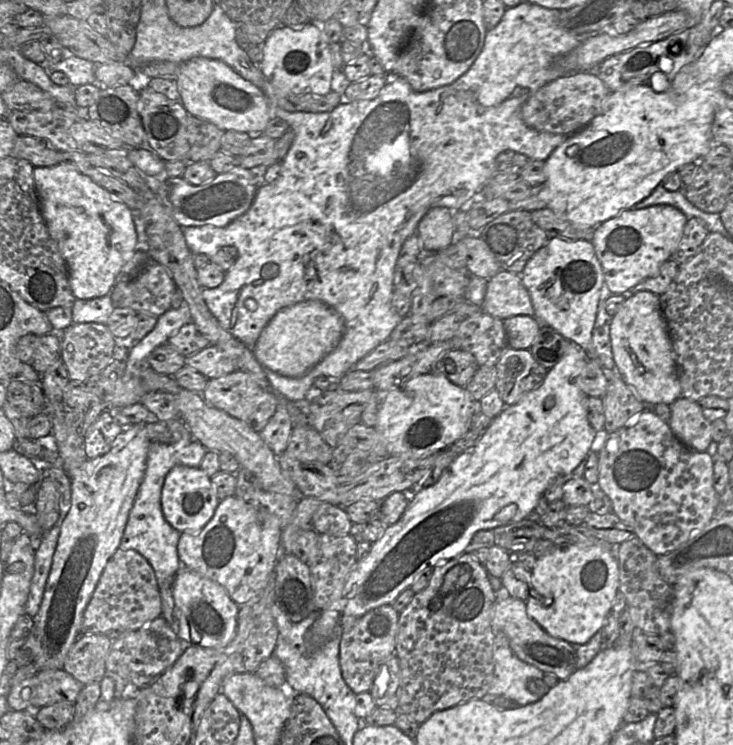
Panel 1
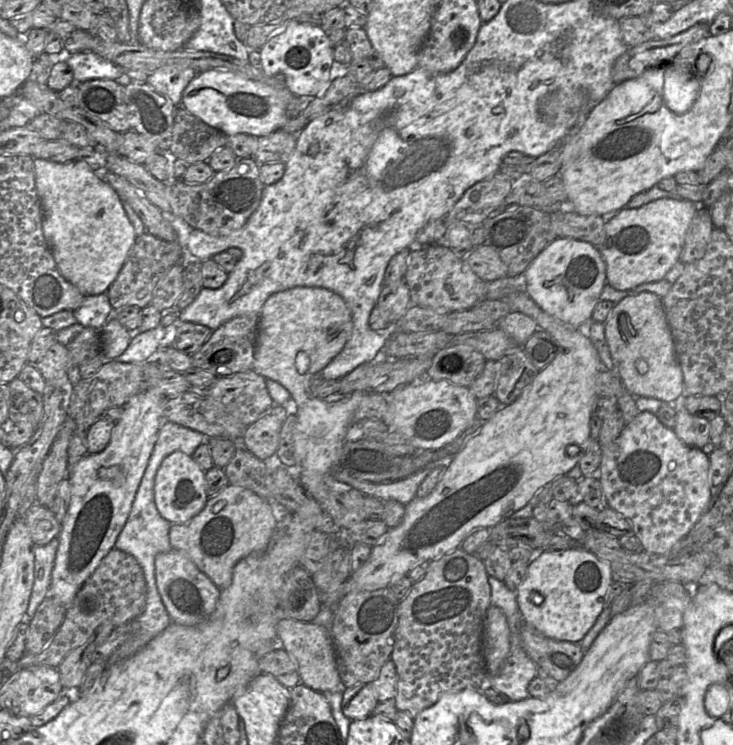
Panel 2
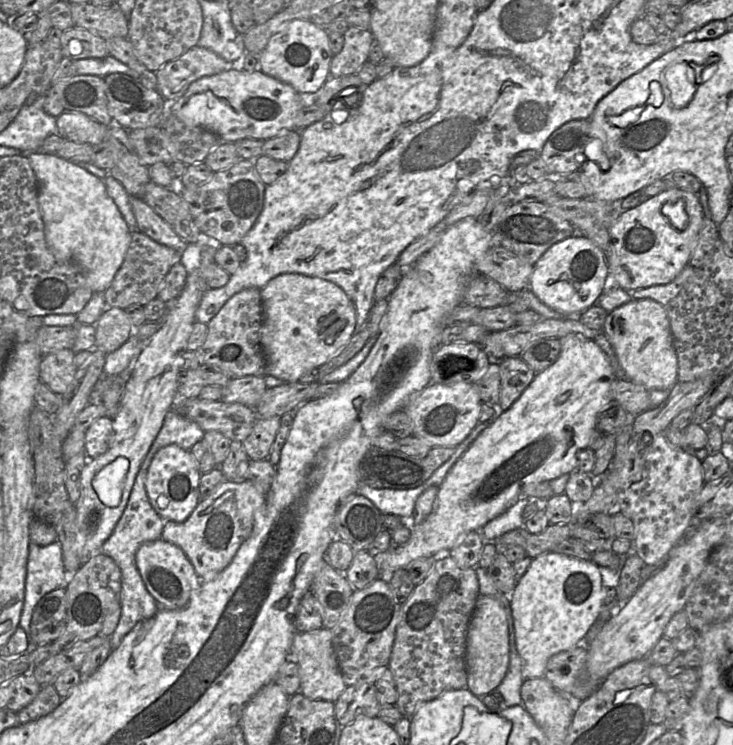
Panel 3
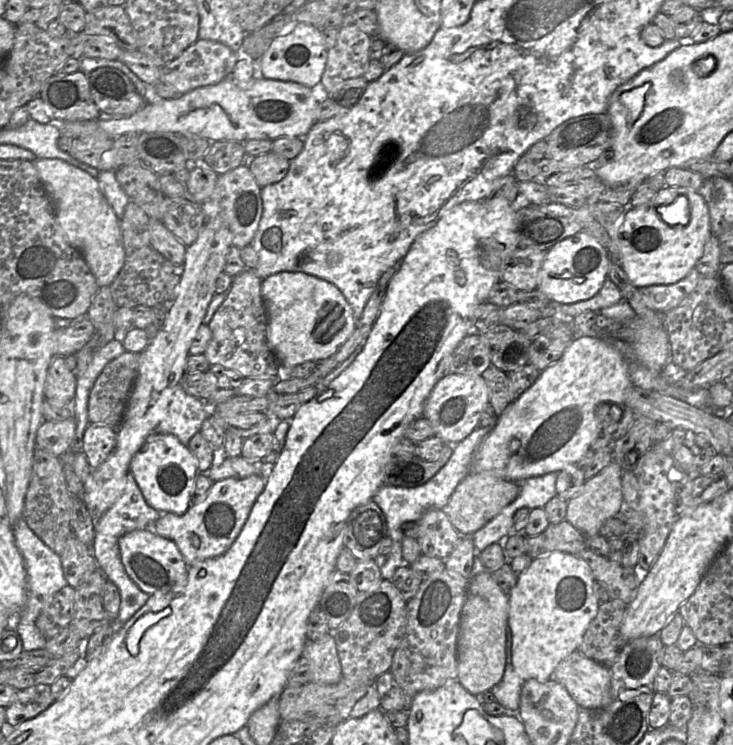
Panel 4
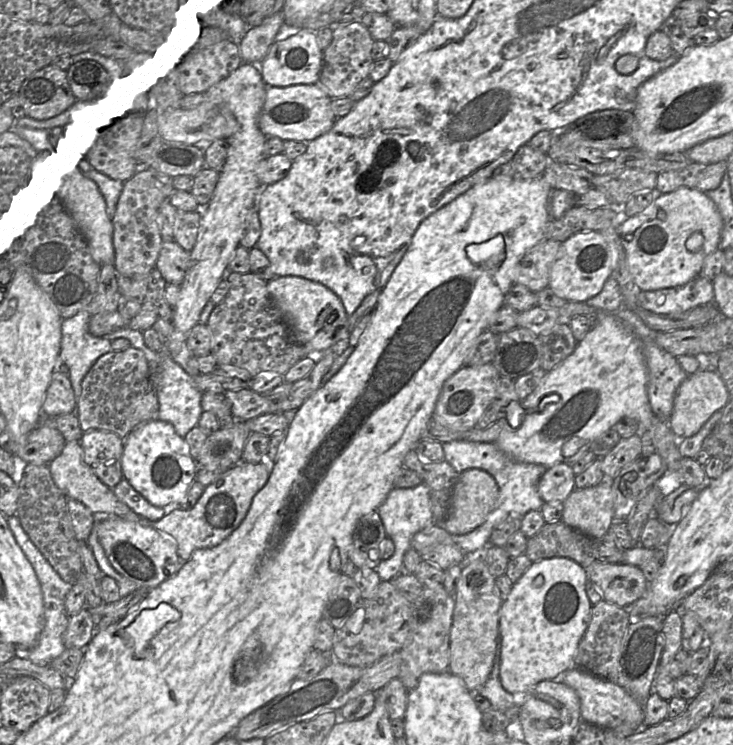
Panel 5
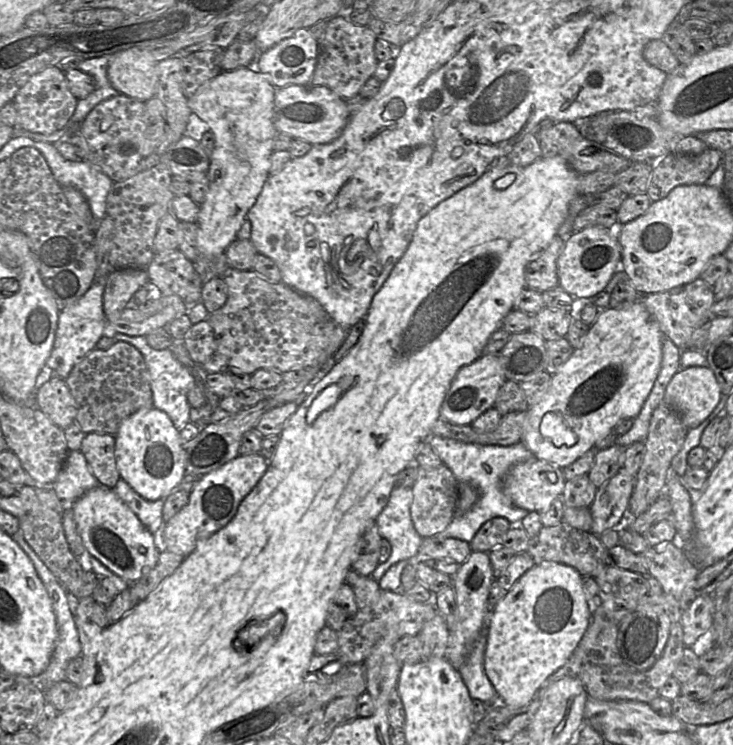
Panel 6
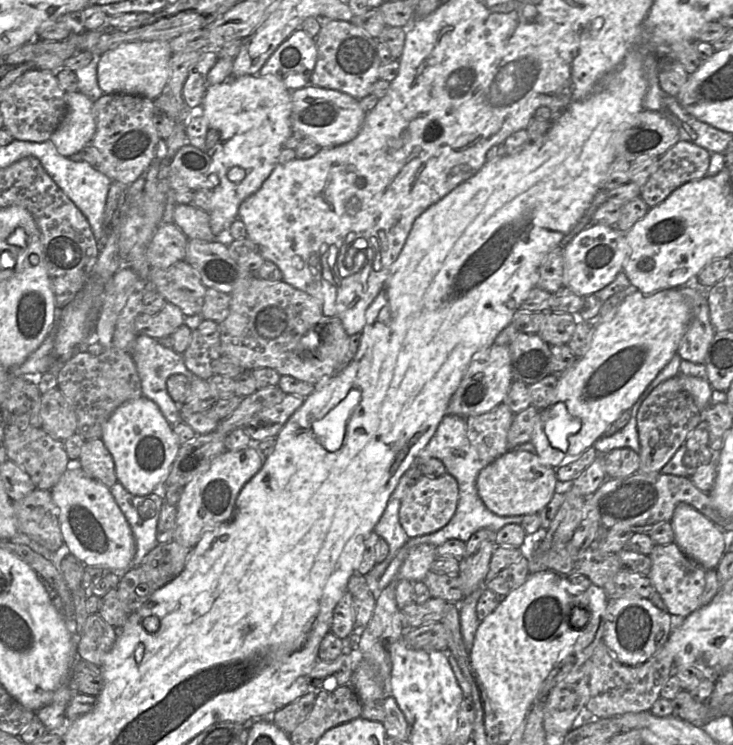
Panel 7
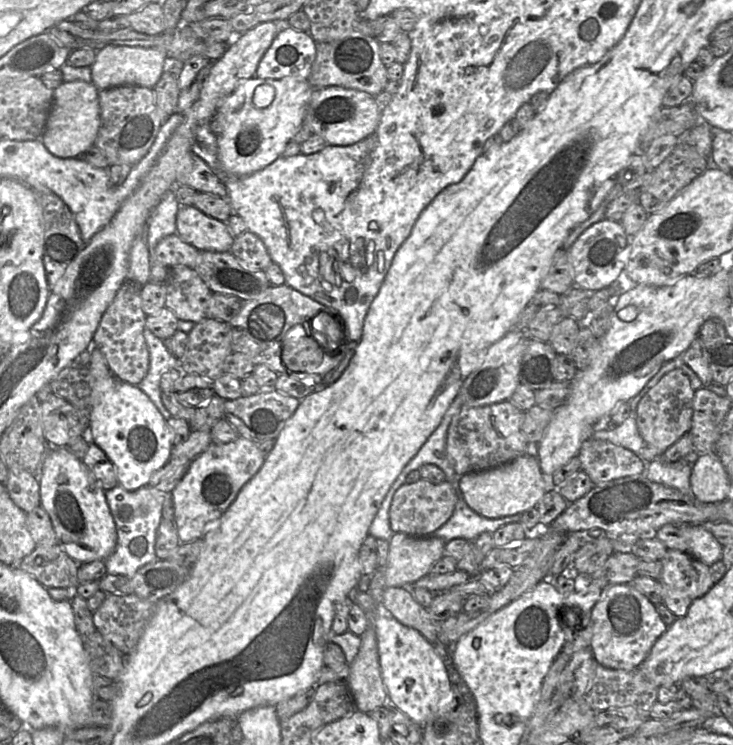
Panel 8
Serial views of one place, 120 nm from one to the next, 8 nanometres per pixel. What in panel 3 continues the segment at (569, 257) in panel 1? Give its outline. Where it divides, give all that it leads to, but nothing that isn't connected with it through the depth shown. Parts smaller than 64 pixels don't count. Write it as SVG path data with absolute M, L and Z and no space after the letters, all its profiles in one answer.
M572 235L552 245L536 262L529 289L548 307L579 318L586 309L597 304L605 291L609 265L604 253L583 235Z

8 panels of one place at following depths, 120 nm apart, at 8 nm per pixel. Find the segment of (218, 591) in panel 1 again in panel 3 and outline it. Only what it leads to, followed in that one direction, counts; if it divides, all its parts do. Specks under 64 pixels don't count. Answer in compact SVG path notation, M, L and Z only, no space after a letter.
M162 538L143 543L135 555L141 578L158 605L166 610L178 610L187 606L192 593L200 586L201 579L182 549Z

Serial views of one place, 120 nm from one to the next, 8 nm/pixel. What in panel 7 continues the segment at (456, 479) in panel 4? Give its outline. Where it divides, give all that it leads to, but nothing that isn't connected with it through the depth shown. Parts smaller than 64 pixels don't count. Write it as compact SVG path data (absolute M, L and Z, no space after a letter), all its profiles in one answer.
M403 478L398 487L391 494L387 506L374 527L374 532L384 539L389 546L389 554L386 559L377 563L368 573L369 576L380 579L398 550L409 540L406 532L399 522L399 508L405 491L409 487L406 478Z

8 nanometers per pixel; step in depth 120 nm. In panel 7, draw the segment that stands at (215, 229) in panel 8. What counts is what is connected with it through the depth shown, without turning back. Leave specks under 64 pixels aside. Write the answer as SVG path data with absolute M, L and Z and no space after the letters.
M176 204L173 222L188 239L207 242L218 239L212 232L209 213L193 204Z

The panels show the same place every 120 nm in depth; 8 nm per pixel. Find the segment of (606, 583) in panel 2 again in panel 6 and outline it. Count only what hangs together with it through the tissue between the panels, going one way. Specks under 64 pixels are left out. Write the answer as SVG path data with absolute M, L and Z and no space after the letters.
M561 563L534 565L524 573L489 614L489 628L484 654L485 673L499 698L509 707L528 705L545 681L566 664L581 641L591 620L581 574Z

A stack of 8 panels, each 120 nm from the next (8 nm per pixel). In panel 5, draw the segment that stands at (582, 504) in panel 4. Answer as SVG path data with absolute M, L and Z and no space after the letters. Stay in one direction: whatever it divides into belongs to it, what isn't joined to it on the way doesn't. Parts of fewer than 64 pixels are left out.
M605 477L596 486L575 488L563 502L562 520L571 528L601 540L614 522L612 480Z

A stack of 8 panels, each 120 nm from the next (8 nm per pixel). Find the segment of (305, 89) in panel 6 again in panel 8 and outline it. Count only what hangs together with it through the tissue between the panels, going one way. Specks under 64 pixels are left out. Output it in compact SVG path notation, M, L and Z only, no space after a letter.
M340 86L314 88L307 106L305 123L313 134L320 135L328 145L353 145L372 135L378 128L383 109L371 94Z

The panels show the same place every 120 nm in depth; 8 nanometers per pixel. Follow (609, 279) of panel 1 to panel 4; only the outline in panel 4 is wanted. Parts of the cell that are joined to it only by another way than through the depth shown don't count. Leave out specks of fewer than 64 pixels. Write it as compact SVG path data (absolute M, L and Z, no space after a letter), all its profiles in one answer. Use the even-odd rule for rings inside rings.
M665 186L650 201L630 209L623 219L619 217L617 237L622 268L636 288L675 284L695 268L711 235L710 214L704 198L691 188ZM679 196L688 200L689 221L685 225L671 226L661 219L657 208Z

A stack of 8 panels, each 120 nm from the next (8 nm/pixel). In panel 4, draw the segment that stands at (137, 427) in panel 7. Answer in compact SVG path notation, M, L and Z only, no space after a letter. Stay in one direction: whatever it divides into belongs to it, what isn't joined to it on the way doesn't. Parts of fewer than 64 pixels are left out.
M157 432L150 434L133 456L129 472L135 478L146 502L154 509L182 515L190 507L190 496L199 471L194 454L176 436Z

